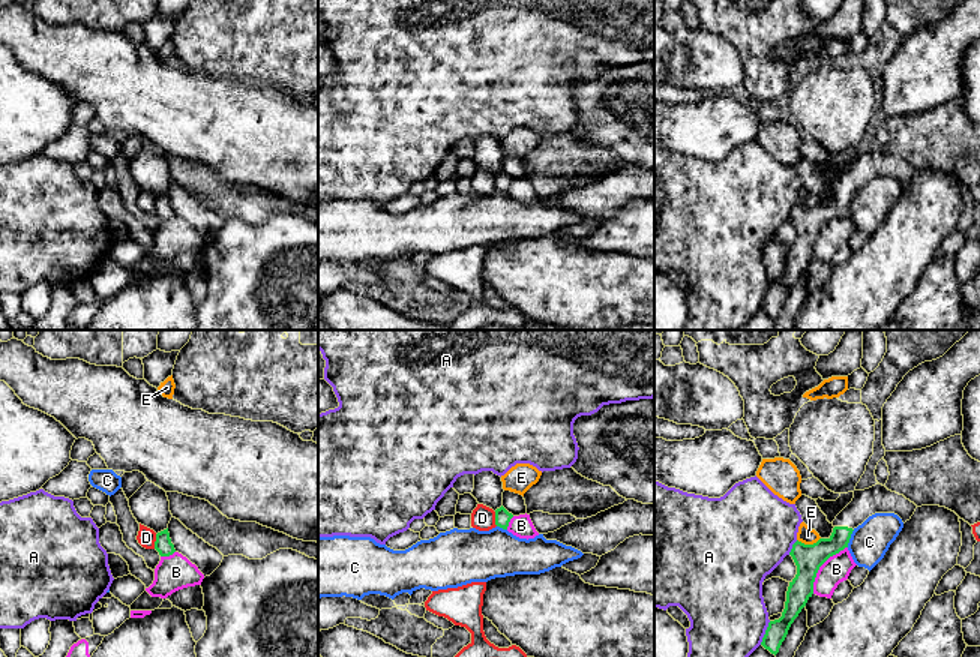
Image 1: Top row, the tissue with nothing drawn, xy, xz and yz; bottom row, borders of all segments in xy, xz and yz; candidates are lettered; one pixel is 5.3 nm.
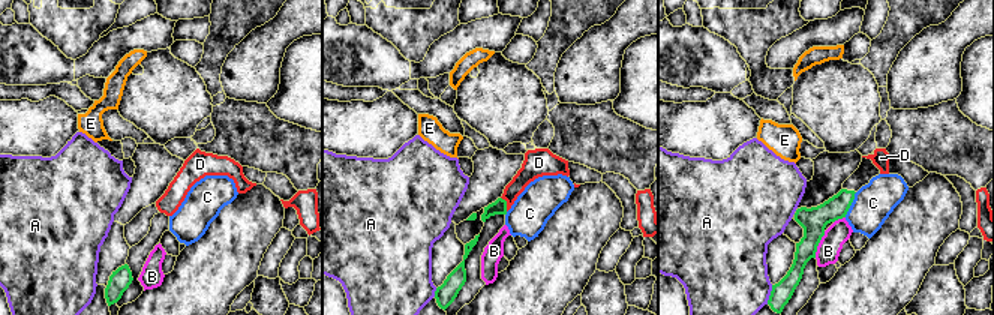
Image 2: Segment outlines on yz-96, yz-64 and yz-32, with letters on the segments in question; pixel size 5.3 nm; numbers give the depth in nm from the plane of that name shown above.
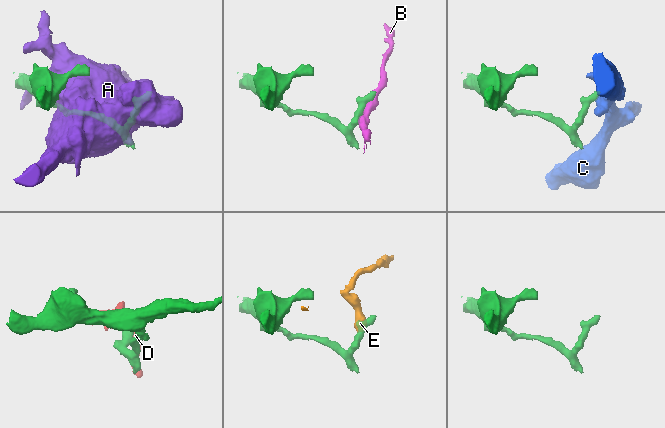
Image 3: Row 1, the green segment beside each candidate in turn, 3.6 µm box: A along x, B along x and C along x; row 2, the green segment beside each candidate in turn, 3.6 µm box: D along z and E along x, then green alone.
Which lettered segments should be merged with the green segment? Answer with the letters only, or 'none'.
none

